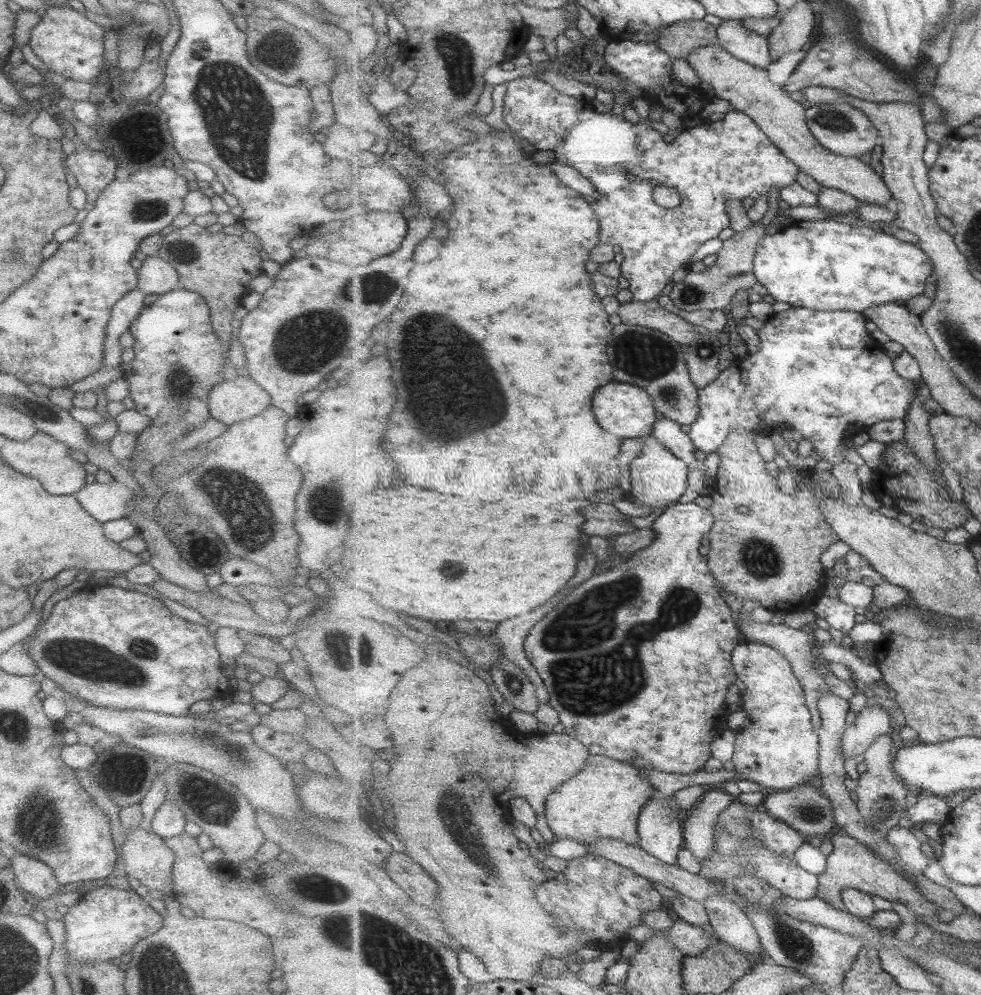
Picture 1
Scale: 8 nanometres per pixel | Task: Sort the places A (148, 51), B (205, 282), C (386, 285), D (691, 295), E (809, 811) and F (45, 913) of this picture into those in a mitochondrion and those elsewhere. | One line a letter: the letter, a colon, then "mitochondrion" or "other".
A: other
B: other
C: mitochondrion
D: mitochondrion
E: mitochondrion
F: other

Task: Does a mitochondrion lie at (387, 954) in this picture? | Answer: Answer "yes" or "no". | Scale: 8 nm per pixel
yes

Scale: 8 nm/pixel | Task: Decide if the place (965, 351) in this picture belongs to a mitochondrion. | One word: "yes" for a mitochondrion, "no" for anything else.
yes

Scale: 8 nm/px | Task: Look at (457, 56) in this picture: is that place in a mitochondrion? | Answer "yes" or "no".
yes

